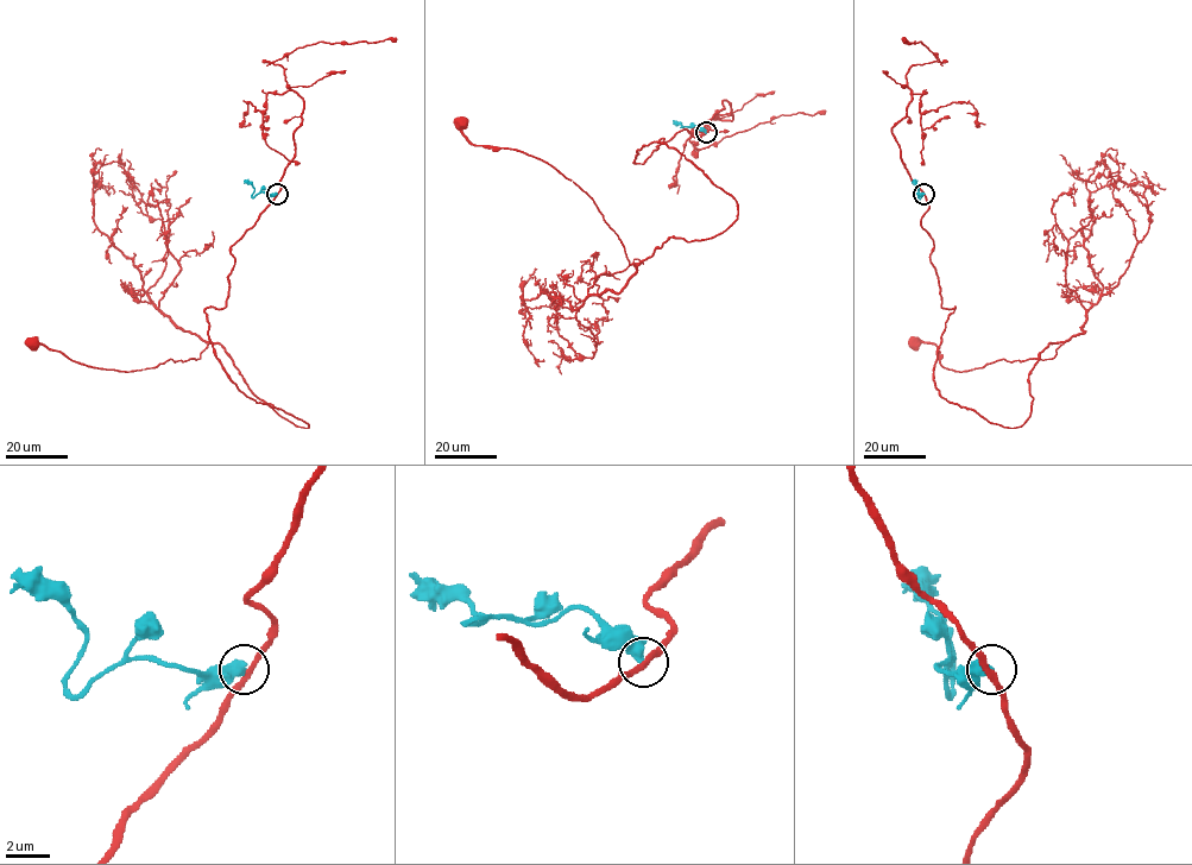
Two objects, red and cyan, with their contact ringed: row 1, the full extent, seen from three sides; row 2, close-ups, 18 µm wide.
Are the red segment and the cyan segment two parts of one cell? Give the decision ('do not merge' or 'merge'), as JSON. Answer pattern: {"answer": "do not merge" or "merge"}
{"answer": "do not merge"}

